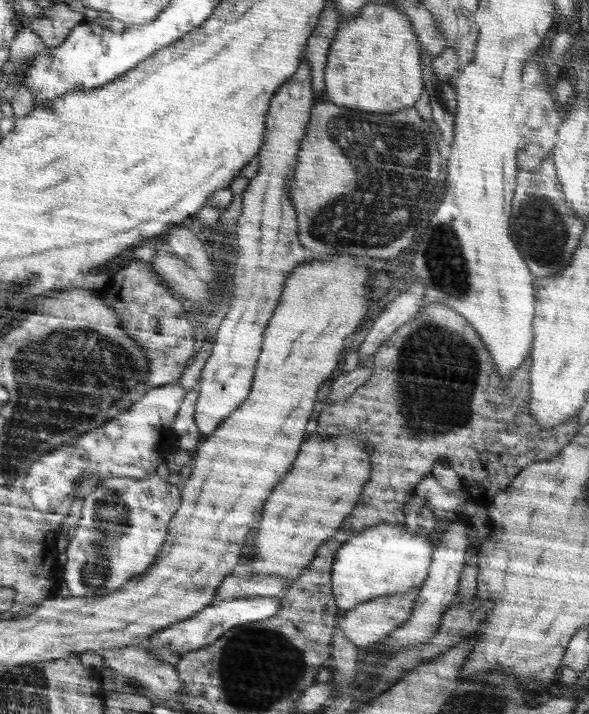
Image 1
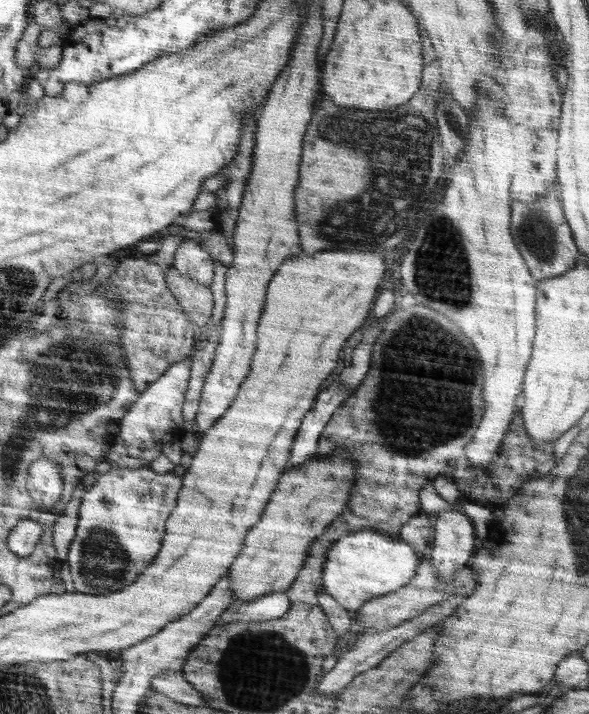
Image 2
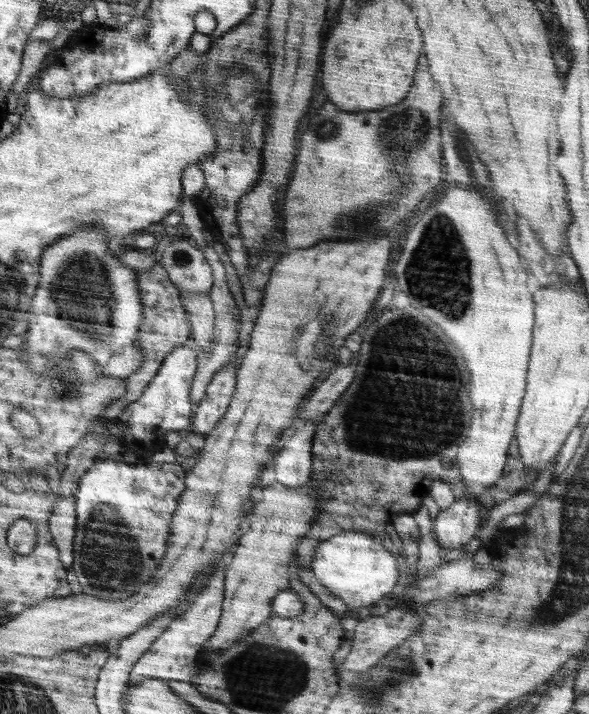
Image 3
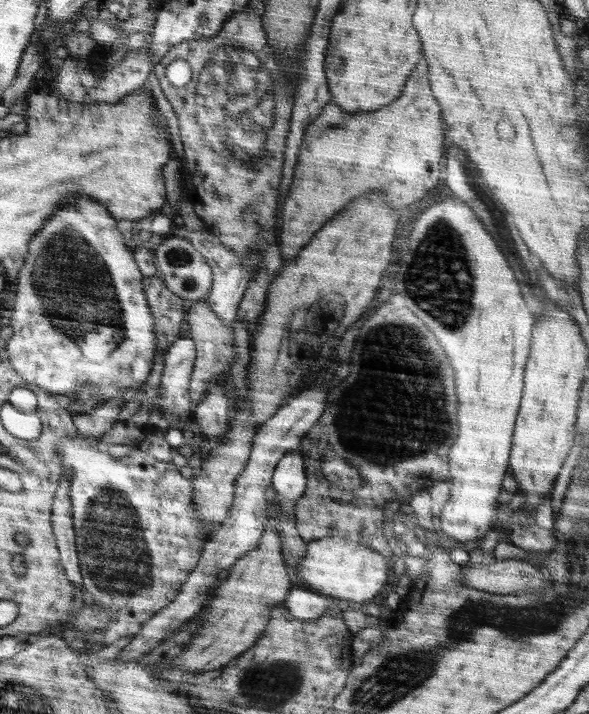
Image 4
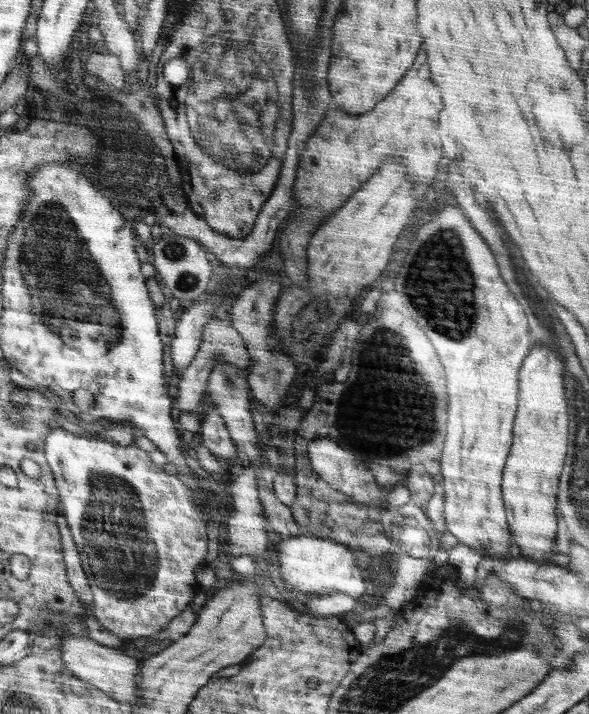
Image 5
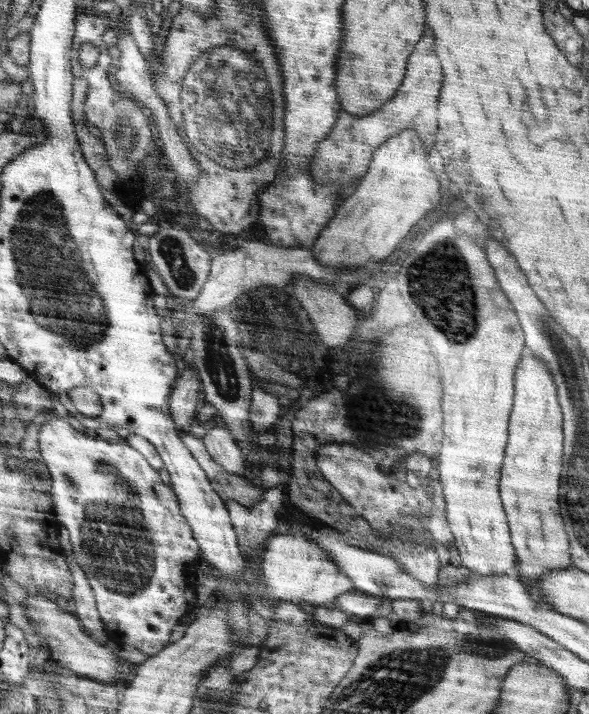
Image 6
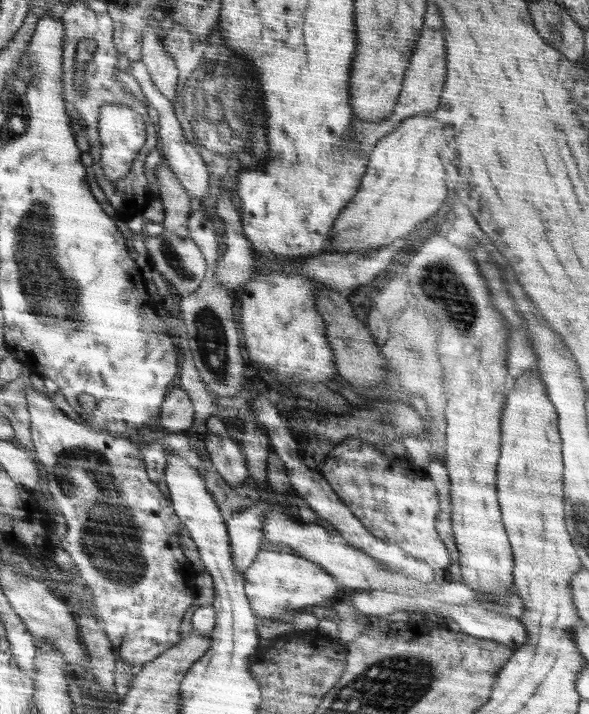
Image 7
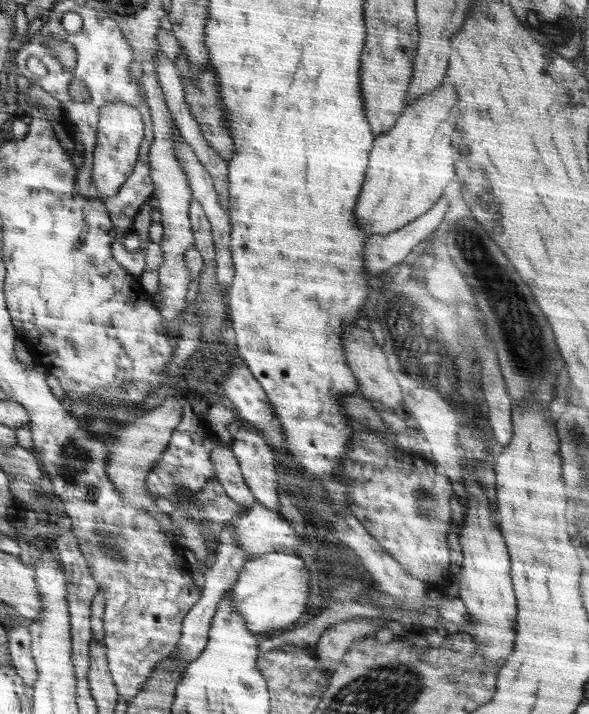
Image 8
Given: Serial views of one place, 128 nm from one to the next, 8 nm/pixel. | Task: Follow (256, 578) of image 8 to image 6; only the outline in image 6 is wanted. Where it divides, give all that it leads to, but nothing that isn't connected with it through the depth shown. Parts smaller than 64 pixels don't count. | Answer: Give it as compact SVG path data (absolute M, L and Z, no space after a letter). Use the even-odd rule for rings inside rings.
M274 533L274 537L267 540L265 550L258 557L260 564L259 570L263 572L263 586L266 588L264 596L270 601L277 603L280 598L286 602L294 603L296 600L300 602L312 602L313 606L324 605L326 602L332 602L332 598L338 599L340 594L348 593L352 588L352 582L339 572L336 564L330 560L330 556L316 546L312 540L304 540L304 536L287 536Z

